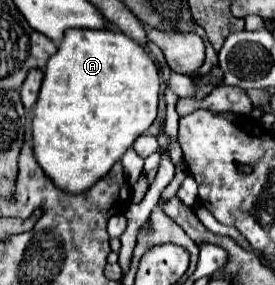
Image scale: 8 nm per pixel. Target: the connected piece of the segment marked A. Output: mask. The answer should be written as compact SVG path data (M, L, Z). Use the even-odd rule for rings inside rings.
M112 28L66 30L56 54L48 60L46 72L42 74L42 70L34 68L28 72L22 84L22 102L25 109L34 115L34 156L46 176L66 192L82 192L82 188L90 188L90 184L96 184L96 180L100 180L124 156L134 140L150 128L158 110L158 92L160 70L150 54L130 36Z

